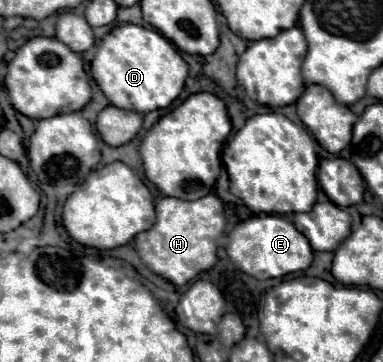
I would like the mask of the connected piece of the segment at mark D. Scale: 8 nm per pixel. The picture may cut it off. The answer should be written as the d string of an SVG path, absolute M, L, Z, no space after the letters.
M123 24L115 26L101 42L101 48L91 62L91 74L113 106L147 114L157 108L167 108L181 94L189 66L175 46L159 32Z

